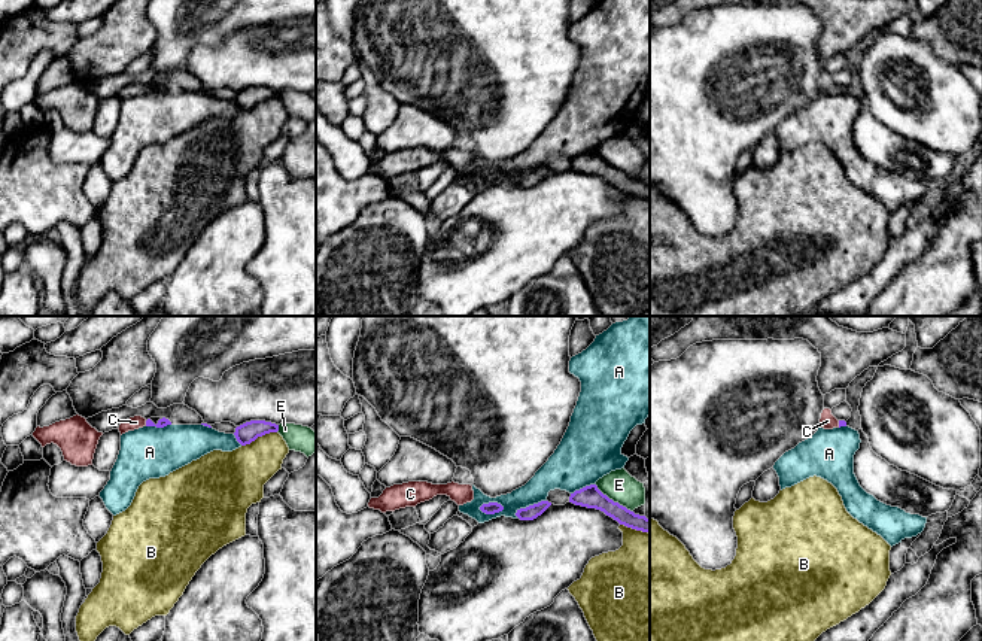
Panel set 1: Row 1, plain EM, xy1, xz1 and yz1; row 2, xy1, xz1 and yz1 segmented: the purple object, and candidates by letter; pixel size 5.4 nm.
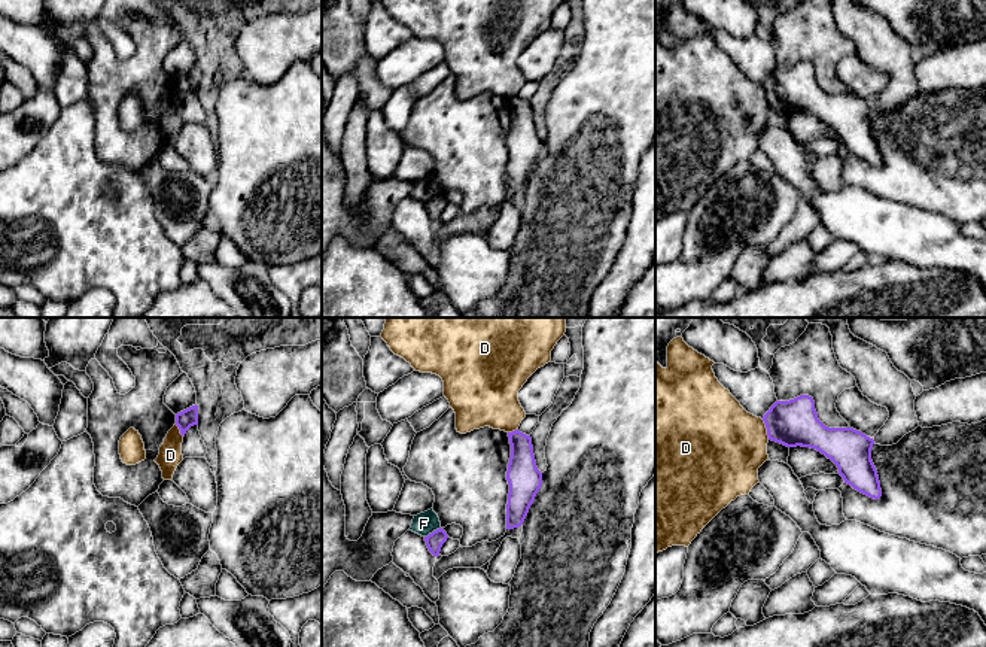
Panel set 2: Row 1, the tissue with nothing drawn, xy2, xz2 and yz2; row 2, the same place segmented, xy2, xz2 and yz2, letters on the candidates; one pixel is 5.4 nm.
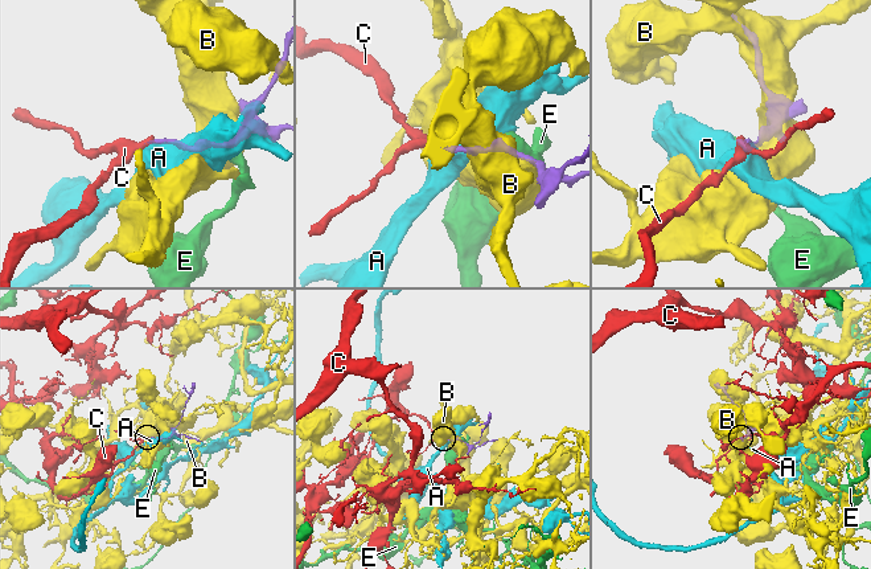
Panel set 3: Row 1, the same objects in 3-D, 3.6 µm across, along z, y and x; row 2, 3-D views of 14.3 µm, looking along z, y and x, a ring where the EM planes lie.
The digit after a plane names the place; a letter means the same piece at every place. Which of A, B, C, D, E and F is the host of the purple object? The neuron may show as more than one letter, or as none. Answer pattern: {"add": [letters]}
{"add": ["C"]}

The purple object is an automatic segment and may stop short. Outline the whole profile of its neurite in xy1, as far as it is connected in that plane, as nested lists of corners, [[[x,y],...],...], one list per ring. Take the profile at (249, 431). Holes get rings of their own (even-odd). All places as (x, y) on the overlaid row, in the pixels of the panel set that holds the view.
[[[250,420],[235,428],[235,438],[241,446],[250,444],[258,437],[277,432],[279,425],[265,420]]]

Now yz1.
[[[824,408],[823,413],[821,413],[820,426],[824,428],[824,429],[833,429],[833,428],[846,426],[846,422],[845,420],[837,420],[831,414],[830,408]]]

